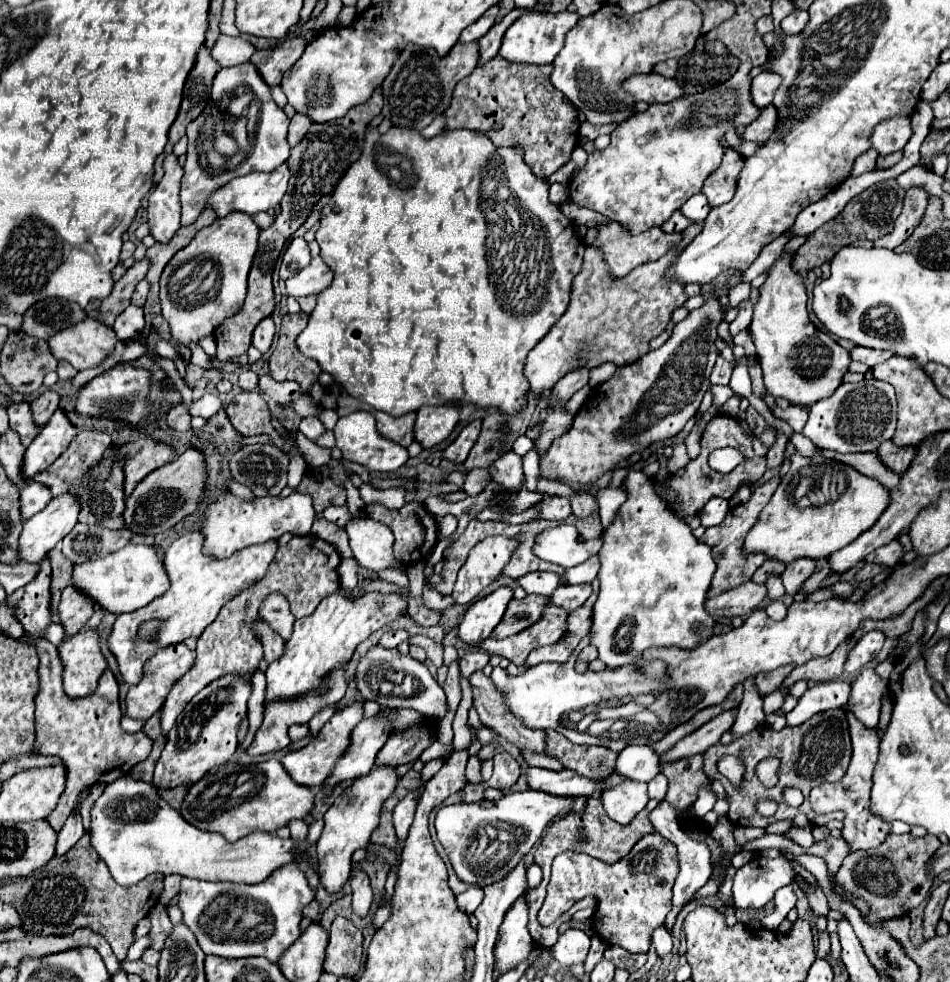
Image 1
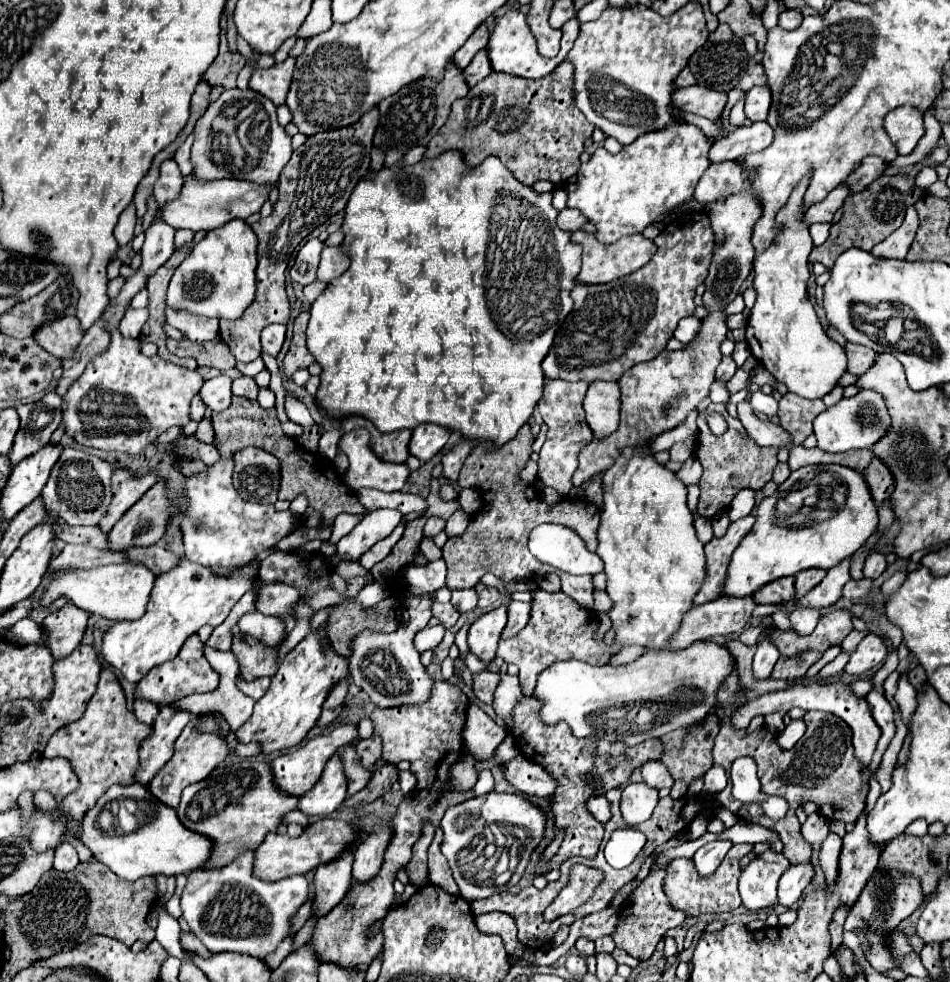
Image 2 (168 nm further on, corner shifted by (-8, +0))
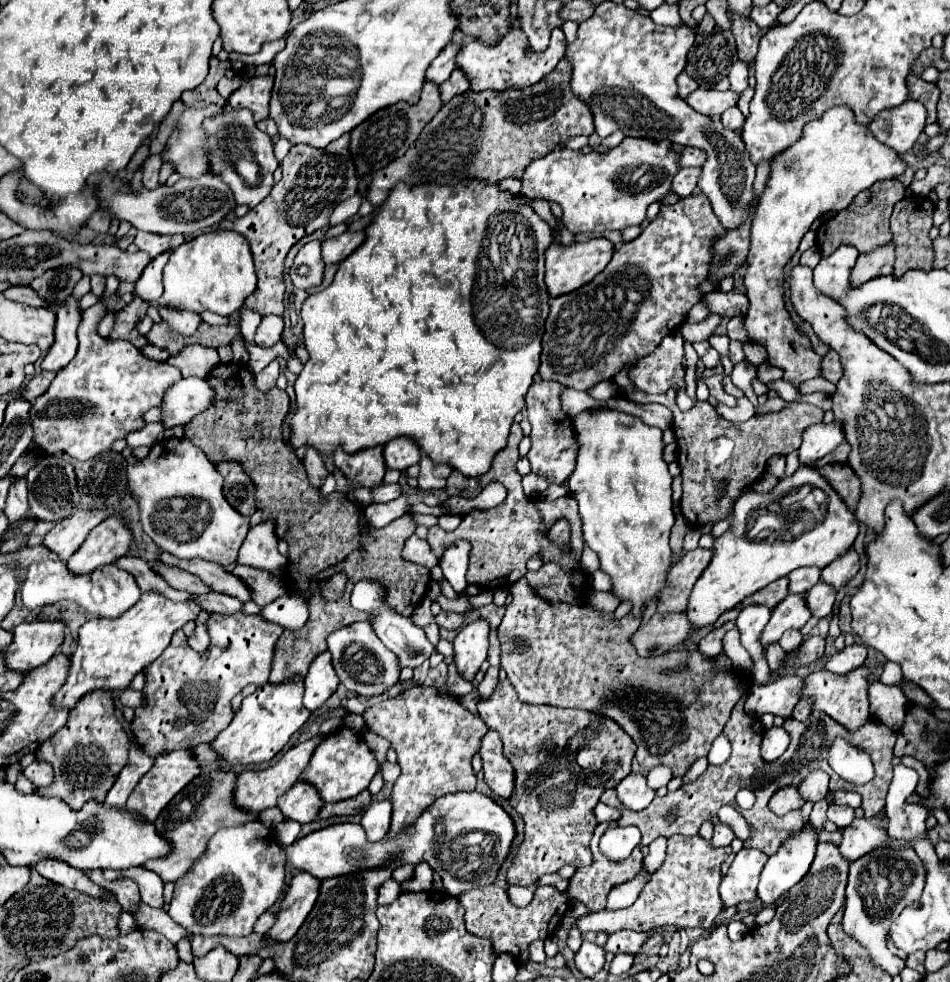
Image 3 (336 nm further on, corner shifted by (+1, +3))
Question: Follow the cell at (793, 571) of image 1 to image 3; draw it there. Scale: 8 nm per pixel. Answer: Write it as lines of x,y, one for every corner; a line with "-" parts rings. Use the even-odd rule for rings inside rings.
797,568
789,574
789,592
791,594
803,594
811,586
815,586
821,580
819,568

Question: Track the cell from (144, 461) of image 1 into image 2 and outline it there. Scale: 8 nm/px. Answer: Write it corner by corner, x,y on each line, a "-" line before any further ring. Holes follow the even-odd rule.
114,471
112,475
112,505
108,509
108,515
102,519
100,527
102,531
110,531
114,523
158,481
158,473
140,475
140,479
132,479
132,471

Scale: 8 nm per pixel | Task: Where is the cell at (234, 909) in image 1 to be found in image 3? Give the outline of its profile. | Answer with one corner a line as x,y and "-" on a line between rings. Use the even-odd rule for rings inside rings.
251,820
251,822
241,824
241,826
235,826
235,828
221,828
219,832
215,832
215,836
207,842
207,852
205,852
199,860
195,860
195,864
187,870
185,876
181,876
181,878
175,882
175,894
173,894
173,900
171,900
171,904
169,904
169,912
167,912
167,914
169,914
179,926
183,926
183,928
185,928
187,932
191,932
191,934
201,934
201,936
249,936
249,934
253,932
255,920
257,920
265,910
269,910
269,908
279,900
281,892
285,890
285,854
283,854
279,842
277,842
275,838
271,838
271,836
273,836
273,830
267,828
267,826
265,826
263,822
259,822
259,820

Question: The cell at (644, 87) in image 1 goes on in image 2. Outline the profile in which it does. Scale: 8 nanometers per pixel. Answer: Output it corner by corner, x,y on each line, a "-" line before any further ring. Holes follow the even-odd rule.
698,85
678,87
672,93
672,103
680,113
694,113
714,121
720,117
720,111
724,111
726,93
698,87

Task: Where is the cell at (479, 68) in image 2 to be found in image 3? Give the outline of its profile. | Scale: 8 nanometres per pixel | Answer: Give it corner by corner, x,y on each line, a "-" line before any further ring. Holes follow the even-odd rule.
455,68
455,70
453,70
453,74
449,76
449,80
445,80
445,82
439,86
441,102
443,102
443,104
447,104
453,96
463,94
467,88
469,88
469,80
465,80
463,72
461,72
459,68

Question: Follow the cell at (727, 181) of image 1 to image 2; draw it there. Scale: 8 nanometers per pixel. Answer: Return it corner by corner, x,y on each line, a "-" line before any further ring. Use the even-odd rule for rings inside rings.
736,161
712,163
708,171
702,175
702,179
698,181
694,199
708,205
712,201
726,199
728,195
734,195
736,191
742,189
744,189
744,177

